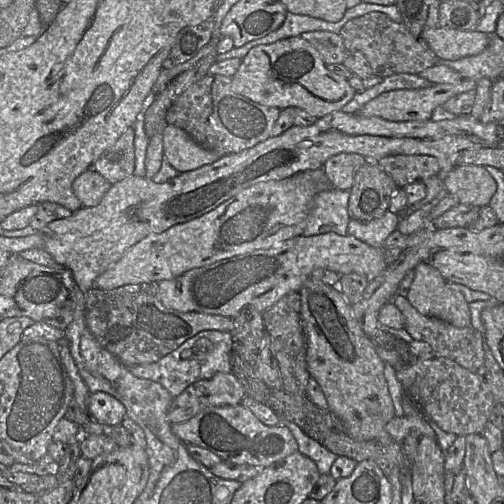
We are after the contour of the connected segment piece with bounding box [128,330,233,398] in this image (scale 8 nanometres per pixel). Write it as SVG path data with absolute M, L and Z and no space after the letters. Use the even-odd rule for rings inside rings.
M204 330L187 339L177 349L165 355L160 360L150 364L134 365L128 368L129 371L138 378L149 379L161 384L170 393L170 395L175 398L189 385L198 380L210 378L216 373L230 373L232 371L232 351L233 343L229 332ZM201 338L208 339L211 342L211 348L206 351L195 351L192 358L182 359L181 353L186 349L193 349L196 342Z

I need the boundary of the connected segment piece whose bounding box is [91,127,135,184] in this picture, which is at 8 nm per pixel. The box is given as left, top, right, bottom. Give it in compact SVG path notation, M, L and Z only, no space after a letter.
M127 128L117 141L109 147L91 166L111 184L122 181L134 174L135 131Z

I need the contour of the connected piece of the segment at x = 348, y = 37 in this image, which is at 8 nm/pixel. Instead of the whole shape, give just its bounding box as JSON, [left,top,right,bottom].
[340,12,438,78]

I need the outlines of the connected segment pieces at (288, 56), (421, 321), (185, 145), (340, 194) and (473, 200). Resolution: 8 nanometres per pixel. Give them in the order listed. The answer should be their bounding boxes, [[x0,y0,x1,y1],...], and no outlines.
[[231,36,356,119],[392,295,484,376],[163,124,222,173],[303,188,350,236],[445,165,497,207]]

